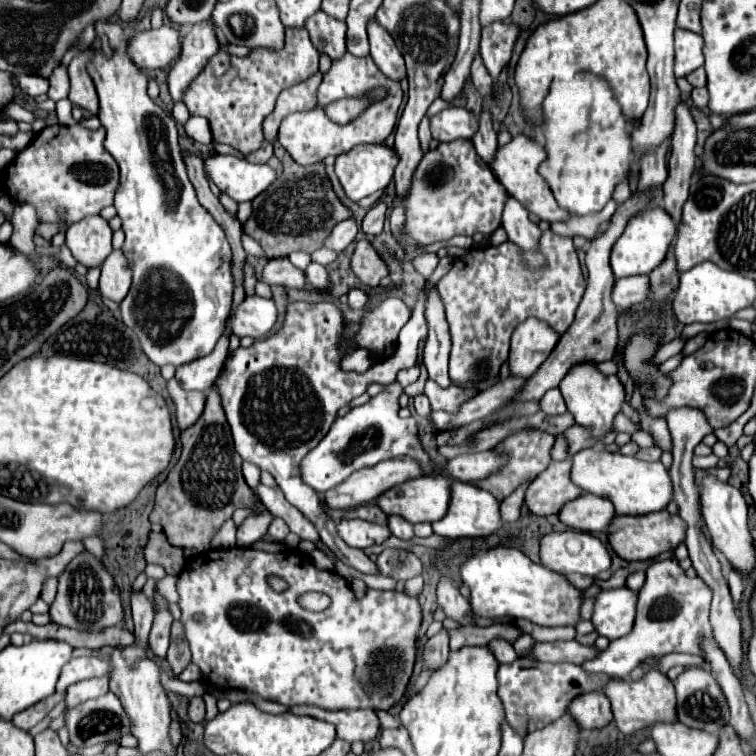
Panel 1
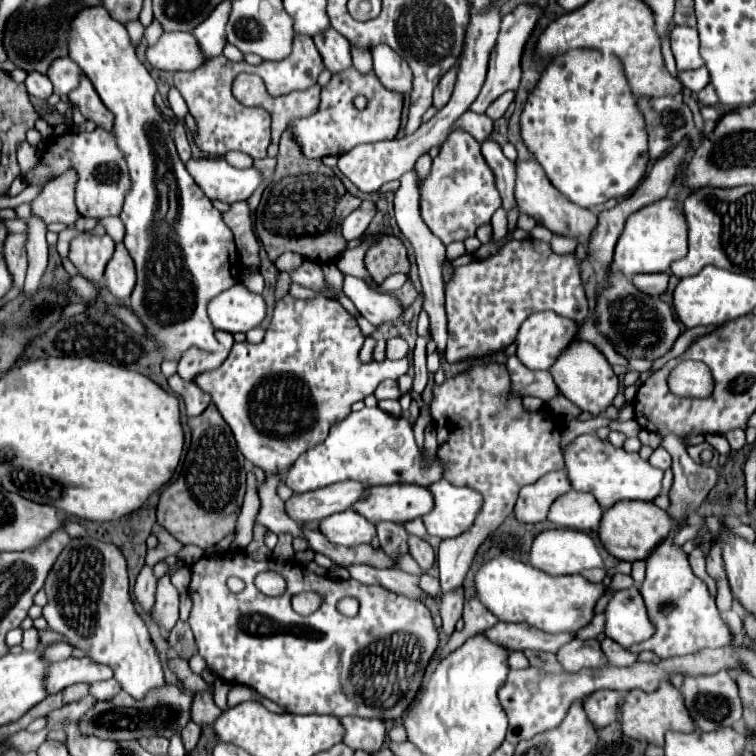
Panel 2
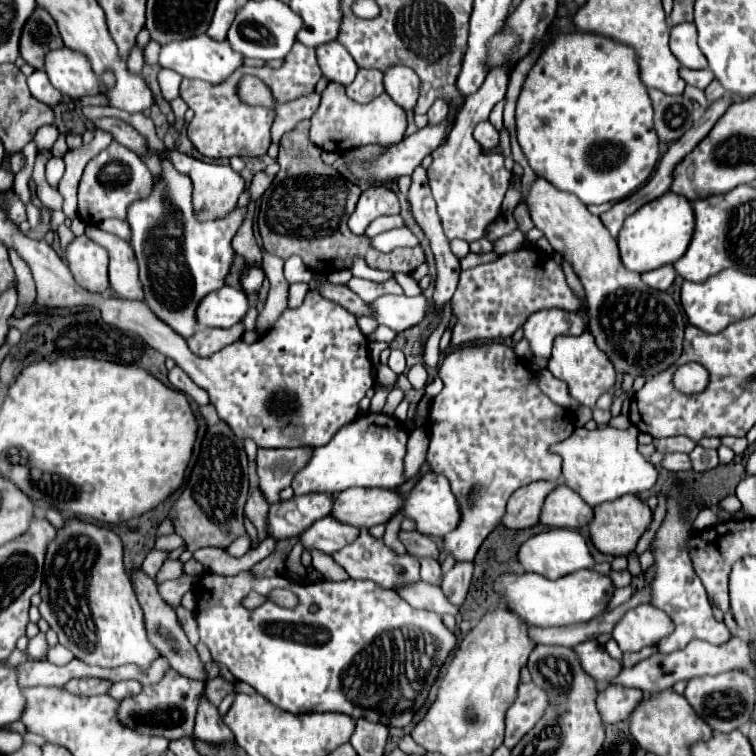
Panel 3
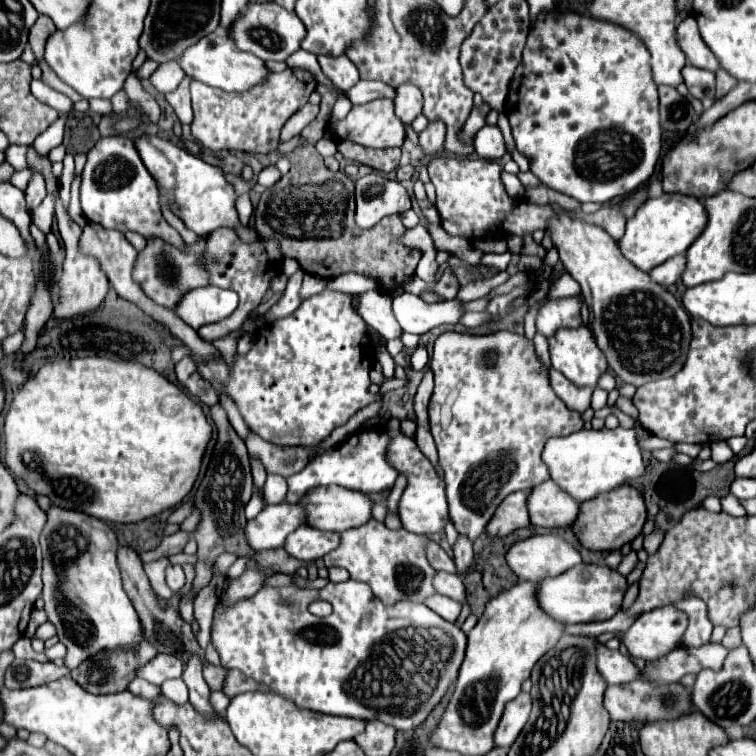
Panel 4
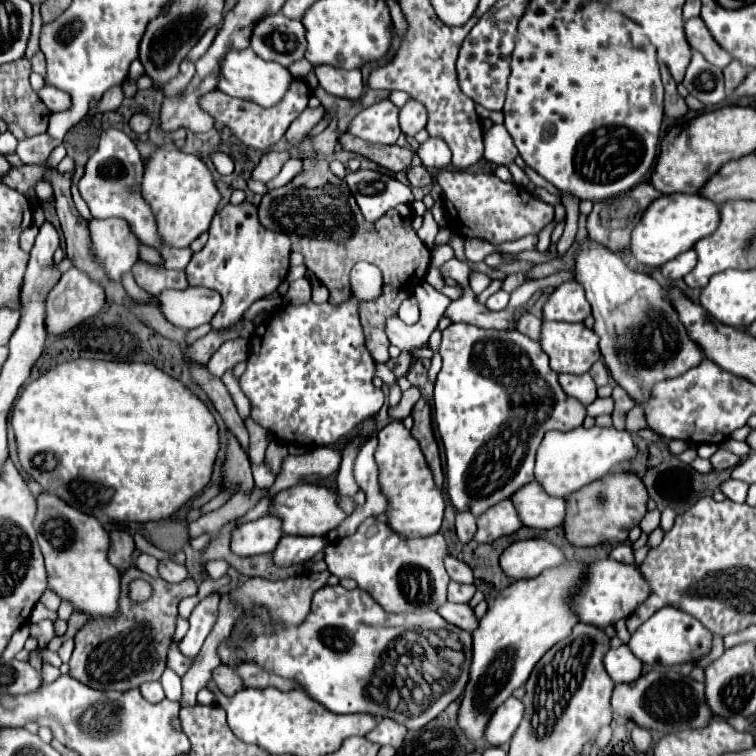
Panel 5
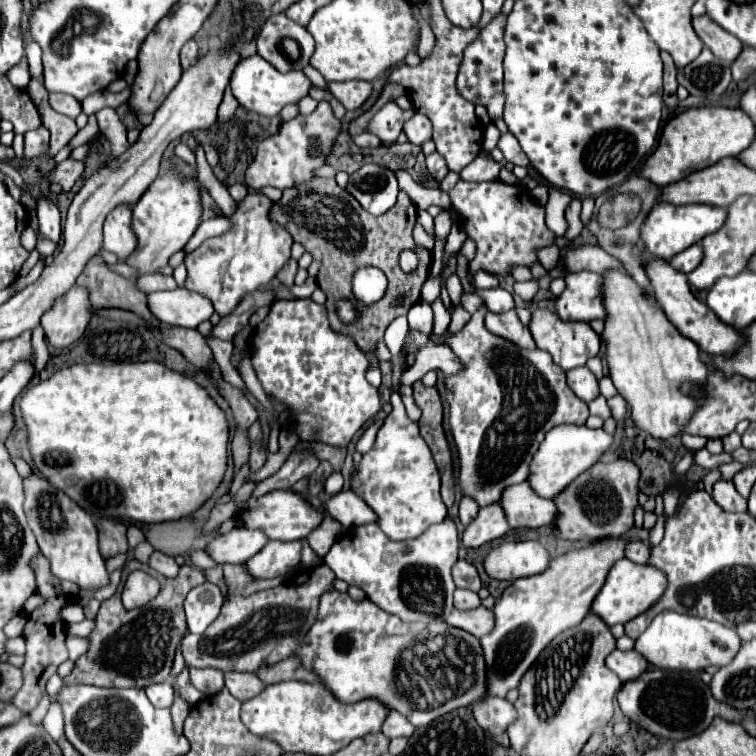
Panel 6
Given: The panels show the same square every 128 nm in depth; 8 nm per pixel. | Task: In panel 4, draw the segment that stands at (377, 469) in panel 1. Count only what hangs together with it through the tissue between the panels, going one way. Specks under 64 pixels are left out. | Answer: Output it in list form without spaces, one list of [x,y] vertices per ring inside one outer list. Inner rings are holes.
[[[268,504],[246,524],[246,540],[252,550],[282,548],[286,536],[304,524],[304,510],[298,504]]]

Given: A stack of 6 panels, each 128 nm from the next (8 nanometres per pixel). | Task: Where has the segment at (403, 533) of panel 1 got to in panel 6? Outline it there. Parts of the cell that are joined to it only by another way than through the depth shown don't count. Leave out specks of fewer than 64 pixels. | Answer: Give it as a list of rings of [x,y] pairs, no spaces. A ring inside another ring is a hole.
[[[456,588],[456,592],[454,592],[454,606],[456,606],[458,610],[474,610],[474,608],[480,606],[480,598],[478,598],[478,594],[474,594],[474,592]]]

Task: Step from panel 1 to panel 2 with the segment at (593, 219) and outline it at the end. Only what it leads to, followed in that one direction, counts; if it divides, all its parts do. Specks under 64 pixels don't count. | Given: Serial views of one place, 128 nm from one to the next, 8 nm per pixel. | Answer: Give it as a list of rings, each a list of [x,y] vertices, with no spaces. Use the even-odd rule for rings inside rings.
[[[552,236],[550,246],[552,246],[552,250],[556,250],[558,254],[574,254],[574,250],[576,250],[576,240],[564,238],[564,236]]]

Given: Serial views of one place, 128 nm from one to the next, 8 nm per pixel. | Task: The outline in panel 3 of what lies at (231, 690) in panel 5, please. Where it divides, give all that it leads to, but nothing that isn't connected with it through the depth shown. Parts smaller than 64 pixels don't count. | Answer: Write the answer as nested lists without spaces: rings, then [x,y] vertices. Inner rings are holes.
[[[134,568],[132,574],[130,574],[130,580],[132,580],[132,586],[134,586],[134,592],[136,592],[136,598],[138,598],[138,604],[142,606],[144,610],[144,624],[146,624],[146,632],[148,632],[148,640],[150,644],[160,652],[160,656],[164,656],[172,668],[176,668],[176,672],[192,678],[192,680],[200,680],[200,682],[206,682],[206,668],[196,652],[196,648],[188,642],[182,626],[178,624],[178,618],[176,618],[176,612],[172,610],[170,604],[166,604],[156,588],[156,582],[142,572],[142,568]]]

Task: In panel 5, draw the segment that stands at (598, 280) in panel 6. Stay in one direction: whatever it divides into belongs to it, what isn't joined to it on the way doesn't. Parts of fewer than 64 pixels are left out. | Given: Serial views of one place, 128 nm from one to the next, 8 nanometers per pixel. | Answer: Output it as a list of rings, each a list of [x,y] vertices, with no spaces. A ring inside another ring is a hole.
[[[576,278],[560,284],[544,304],[544,320],[584,322],[590,312],[592,310],[584,296],[584,288]]]

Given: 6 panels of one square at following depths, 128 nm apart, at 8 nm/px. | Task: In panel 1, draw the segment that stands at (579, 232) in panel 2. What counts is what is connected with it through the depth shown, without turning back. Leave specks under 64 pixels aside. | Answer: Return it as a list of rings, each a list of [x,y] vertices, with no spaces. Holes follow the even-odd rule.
[[[516,136],[504,148],[498,148],[494,164],[492,164],[492,172],[496,174],[500,184],[506,188],[506,192],[514,196],[520,204],[524,204],[528,212],[536,214],[540,220],[546,220],[546,222],[566,222],[570,218],[570,212],[558,206],[558,202],[552,196],[550,186],[538,172],[538,166],[544,162],[544,158],[546,158],[546,152],[542,144],[532,142],[526,136]]]

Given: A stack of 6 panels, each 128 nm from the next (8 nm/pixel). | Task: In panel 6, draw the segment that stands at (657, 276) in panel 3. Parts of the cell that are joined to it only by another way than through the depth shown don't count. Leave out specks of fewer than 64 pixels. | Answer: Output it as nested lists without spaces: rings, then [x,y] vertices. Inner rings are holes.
[[[694,244],[694,246],[690,246],[688,250],[684,250],[684,252],[676,254],[676,256],[670,260],[670,264],[672,264],[674,268],[678,268],[680,272],[688,274],[688,272],[692,272],[692,270],[700,264],[700,260],[702,260],[702,258],[704,258],[702,244]]]

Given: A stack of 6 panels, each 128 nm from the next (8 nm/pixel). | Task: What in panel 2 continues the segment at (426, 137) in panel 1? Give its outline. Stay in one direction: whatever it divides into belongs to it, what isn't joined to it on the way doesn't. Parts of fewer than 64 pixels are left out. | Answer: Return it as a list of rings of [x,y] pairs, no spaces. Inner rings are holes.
[[[424,154],[418,162],[416,162],[416,184],[418,184],[418,188],[422,186],[422,182],[426,180],[424,176],[428,176],[430,174],[430,164],[432,164],[432,158],[428,156],[428,154]]]

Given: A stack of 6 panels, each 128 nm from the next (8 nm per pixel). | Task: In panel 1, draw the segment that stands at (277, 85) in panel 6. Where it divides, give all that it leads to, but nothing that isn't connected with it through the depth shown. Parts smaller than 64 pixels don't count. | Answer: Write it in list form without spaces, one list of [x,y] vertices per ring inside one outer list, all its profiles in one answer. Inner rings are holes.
[[[172,26],[136,32],[128,40],[128,52],[142,70],[156,70],[174,64],[182,50],[180,32]]]

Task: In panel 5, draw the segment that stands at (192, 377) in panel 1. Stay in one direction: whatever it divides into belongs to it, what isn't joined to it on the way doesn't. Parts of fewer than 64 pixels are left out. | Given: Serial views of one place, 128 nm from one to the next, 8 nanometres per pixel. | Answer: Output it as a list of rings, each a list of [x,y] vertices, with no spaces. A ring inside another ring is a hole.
[[[246,200],[218,210],[208,234],[206,246],[190,258],[186,278],[190,286],[206,286],[220,292],[222,306],[212,318],[212,328],[220,330],[238,322],[252,302],[272,294],[284,282],[290,266],[290,238],[266,230],[258,220],[258,208]]]

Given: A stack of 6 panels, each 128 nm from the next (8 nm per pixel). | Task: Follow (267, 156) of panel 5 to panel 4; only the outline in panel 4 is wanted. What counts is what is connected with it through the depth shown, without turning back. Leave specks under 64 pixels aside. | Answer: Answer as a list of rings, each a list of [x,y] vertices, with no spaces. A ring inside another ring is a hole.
[[[266,166],[260,174],[258,174],[258,184],[260,186],[272,186],[272,184],[276,184],[280,180],[280,170],[276,168],[276,166]]]

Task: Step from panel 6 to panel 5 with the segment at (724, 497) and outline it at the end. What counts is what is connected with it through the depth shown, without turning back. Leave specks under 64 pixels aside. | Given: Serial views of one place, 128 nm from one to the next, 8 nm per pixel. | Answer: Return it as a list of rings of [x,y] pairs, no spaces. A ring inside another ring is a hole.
[[[728,478],[728,480],[724,480],[722,484],[720,484],[720,492],[728,498],[728,500],[732,500],[732,502],[744,502],[746,500],[746,492],[748,492],[748,486],[744,484],[744,482],[740,482],[740,480],[732,480],[732,478]]]

